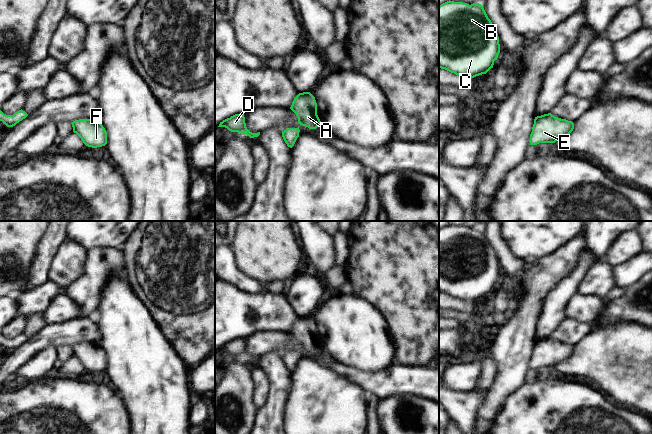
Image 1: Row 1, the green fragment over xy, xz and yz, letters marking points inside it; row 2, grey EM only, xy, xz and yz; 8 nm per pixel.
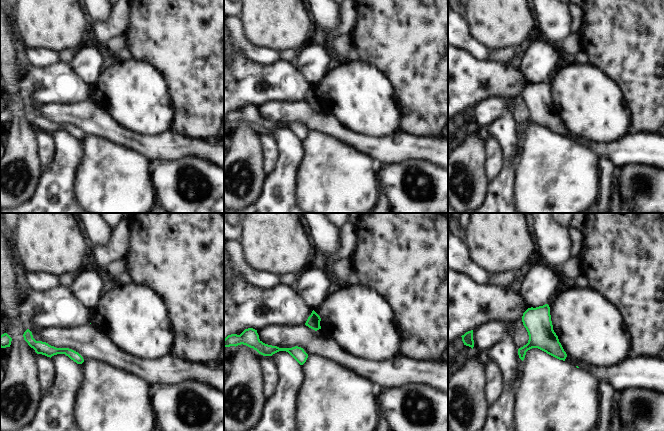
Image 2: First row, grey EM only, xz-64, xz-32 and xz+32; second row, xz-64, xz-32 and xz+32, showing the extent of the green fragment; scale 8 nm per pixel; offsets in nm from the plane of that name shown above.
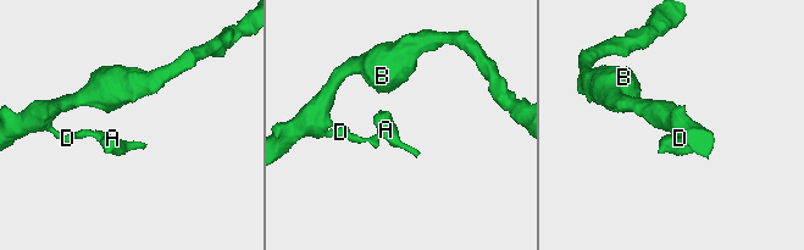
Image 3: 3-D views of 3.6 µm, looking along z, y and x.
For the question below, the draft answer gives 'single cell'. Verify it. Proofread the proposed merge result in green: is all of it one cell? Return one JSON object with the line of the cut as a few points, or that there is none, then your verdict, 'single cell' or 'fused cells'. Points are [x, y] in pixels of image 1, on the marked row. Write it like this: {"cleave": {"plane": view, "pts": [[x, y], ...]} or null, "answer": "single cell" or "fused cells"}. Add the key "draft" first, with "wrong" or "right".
{"draft": "right", "cleave": null, "answer": "single cell"}

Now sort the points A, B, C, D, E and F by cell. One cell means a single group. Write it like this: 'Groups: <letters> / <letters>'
Groups: A B C D E F.

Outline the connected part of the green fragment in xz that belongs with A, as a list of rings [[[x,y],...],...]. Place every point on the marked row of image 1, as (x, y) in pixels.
[[[310,92],[299,93],[293,100],[290,109],[296,114],[298,123],[309,129],[316,129],[321,125],[317,115],[317,103]]]

